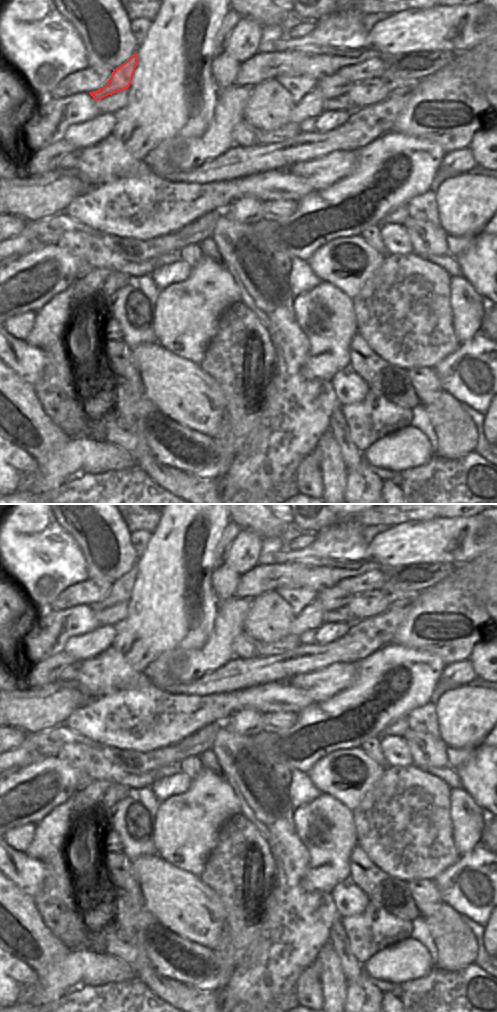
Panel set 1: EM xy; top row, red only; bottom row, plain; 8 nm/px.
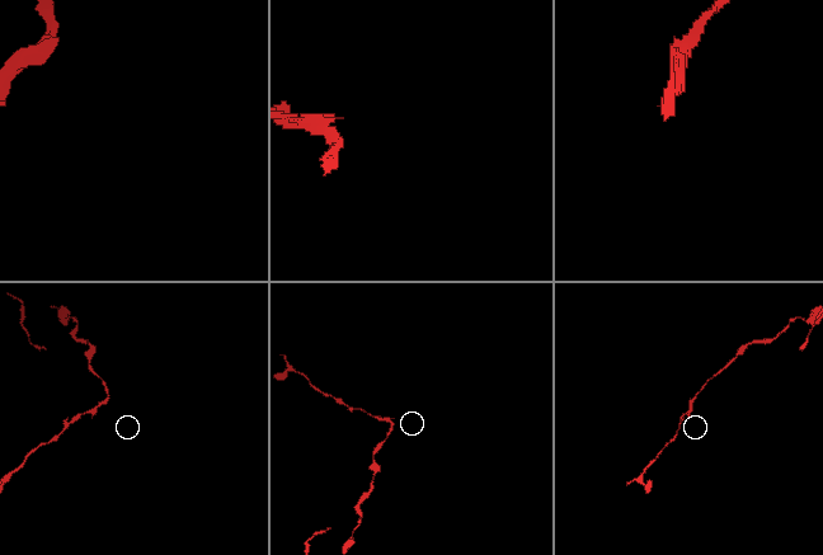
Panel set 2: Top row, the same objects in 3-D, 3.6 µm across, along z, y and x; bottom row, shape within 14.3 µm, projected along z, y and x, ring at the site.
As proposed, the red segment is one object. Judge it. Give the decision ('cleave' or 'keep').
cleave

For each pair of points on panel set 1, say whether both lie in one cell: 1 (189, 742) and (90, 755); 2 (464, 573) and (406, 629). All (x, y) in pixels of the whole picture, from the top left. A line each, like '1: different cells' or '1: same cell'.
1: same cell
2: same cell

